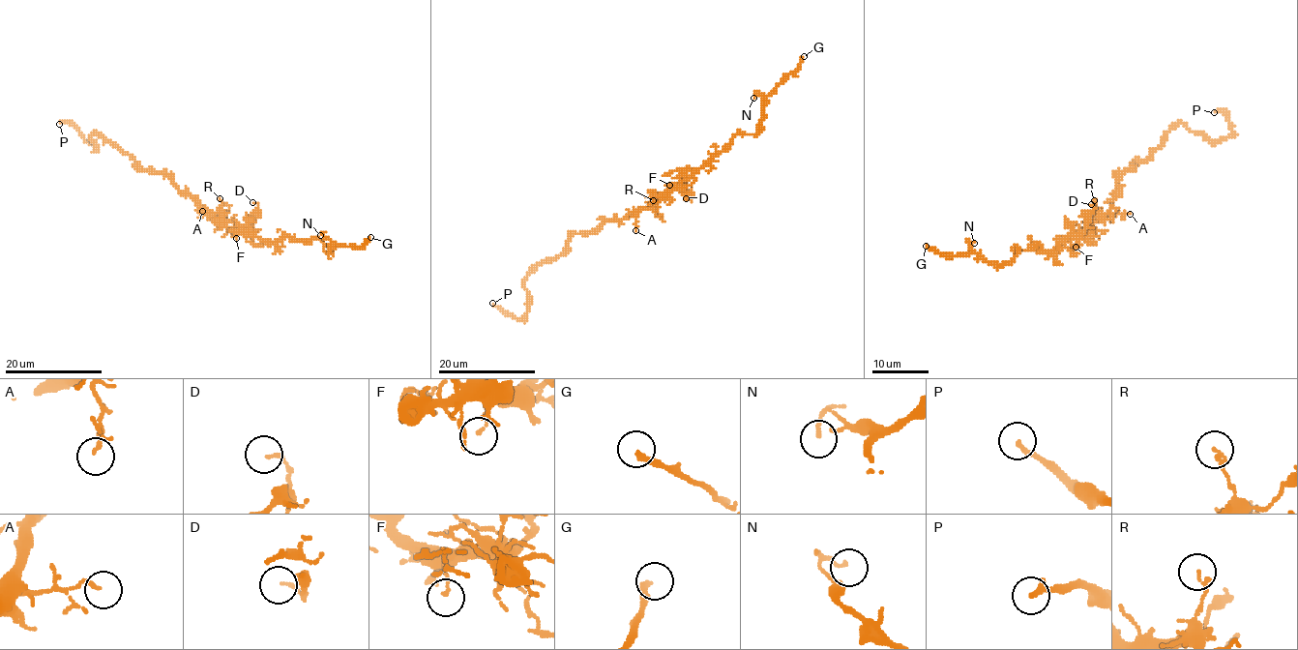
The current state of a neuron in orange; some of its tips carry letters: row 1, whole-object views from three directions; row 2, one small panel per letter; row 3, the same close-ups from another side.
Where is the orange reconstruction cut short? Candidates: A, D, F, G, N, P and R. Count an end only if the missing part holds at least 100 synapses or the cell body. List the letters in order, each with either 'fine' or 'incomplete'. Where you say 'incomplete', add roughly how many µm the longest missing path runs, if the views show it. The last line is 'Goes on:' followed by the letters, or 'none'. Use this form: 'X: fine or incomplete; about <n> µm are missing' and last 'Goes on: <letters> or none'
A: fine
D: fine
F: fine
G: incomplete; about 35 µm are missing
N: fine
P: fine
R: fine
Goes on: G

